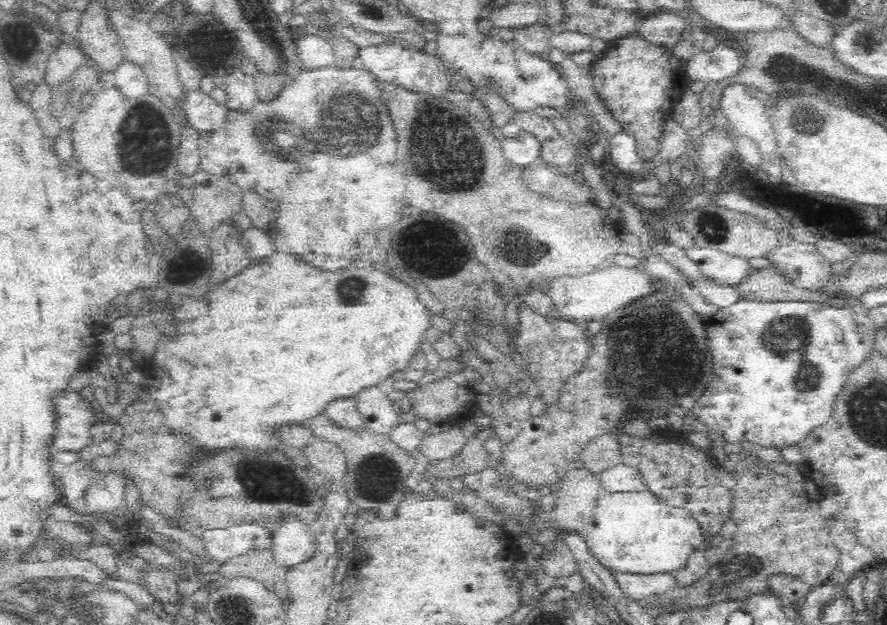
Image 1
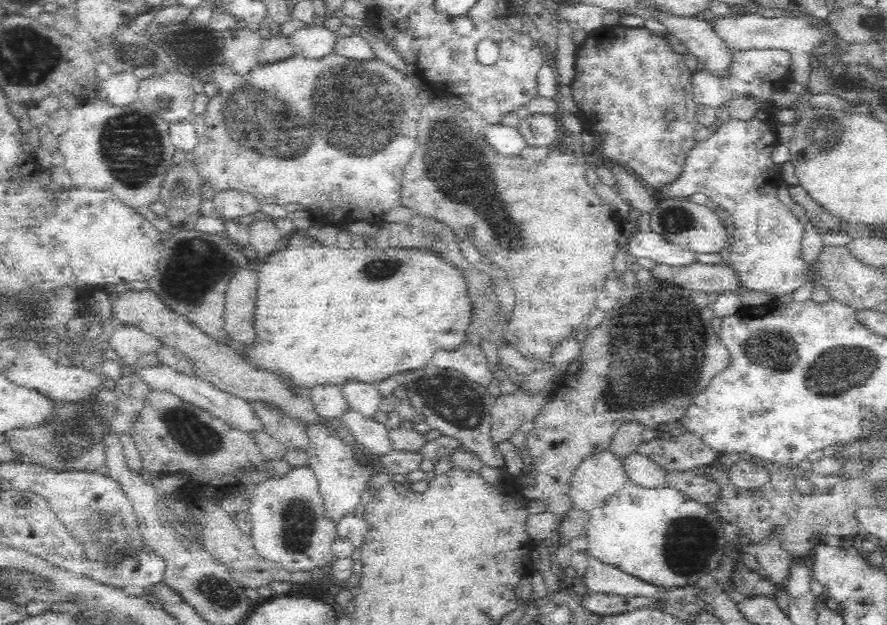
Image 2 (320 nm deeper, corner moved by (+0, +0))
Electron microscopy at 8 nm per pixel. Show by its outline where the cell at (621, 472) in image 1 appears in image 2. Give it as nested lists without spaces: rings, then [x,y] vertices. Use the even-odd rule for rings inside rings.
[[[637,452],[622,459],[622,467],[629,483],[644,489],[658,489],[666,485],[666,471]]]

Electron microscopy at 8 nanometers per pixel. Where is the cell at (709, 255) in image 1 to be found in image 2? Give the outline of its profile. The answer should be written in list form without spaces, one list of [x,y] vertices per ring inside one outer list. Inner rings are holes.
[[[652,230],[634,234],[629,240],[626,253],[636,258],[650,258],[656,264],[667,266],[691,266],[699,262],[697,252],[667,241]]]

